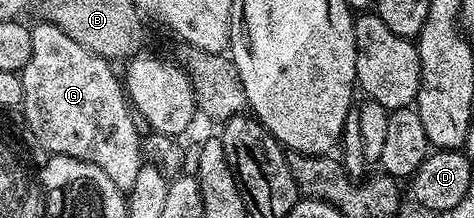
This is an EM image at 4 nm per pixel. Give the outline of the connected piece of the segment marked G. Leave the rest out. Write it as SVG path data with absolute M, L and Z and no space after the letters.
M38 21L30 27L32 37L32 57L28 65L20 72L22 84L24 85L24 97L20 114L26 118L34 139L50 155L67 155L76 157L80 161L88 161L104 173L124 193L130 192L132 184L140 169L144 166L142 159L143 136L138 135L134 124L135 112L132 110L131 102L127 98L127 91L123 80L113 71L111 60L101 59L100 56L92 54L84 45L76 45L64 29L45 21Z

